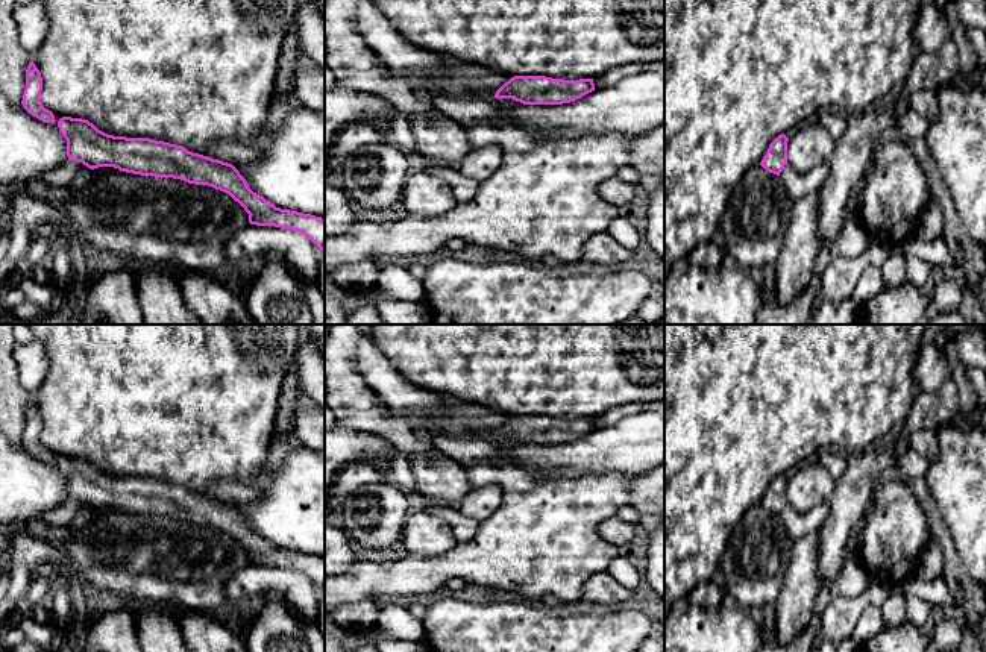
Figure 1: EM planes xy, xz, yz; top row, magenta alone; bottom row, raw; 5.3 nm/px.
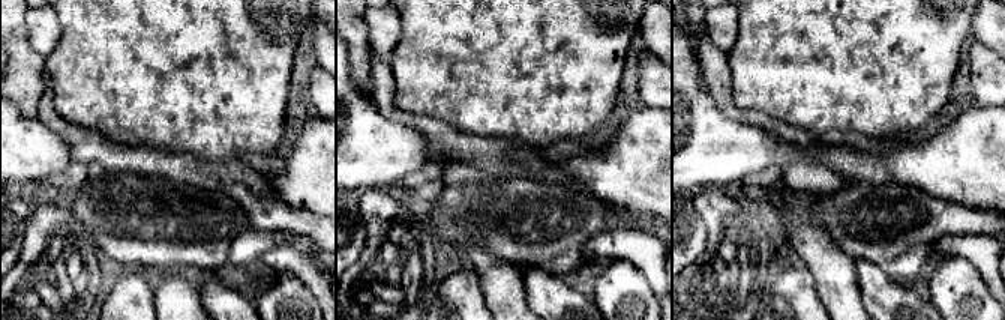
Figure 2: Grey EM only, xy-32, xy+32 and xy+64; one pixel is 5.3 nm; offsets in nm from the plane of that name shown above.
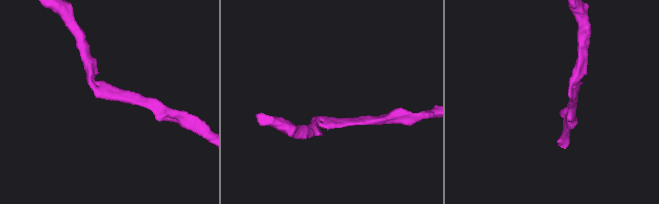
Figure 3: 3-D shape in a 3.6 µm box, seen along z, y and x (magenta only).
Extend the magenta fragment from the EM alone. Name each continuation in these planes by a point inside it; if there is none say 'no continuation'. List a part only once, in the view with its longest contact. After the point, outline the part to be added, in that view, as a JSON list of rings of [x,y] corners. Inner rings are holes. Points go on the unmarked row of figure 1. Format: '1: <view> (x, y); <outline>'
no continuation

